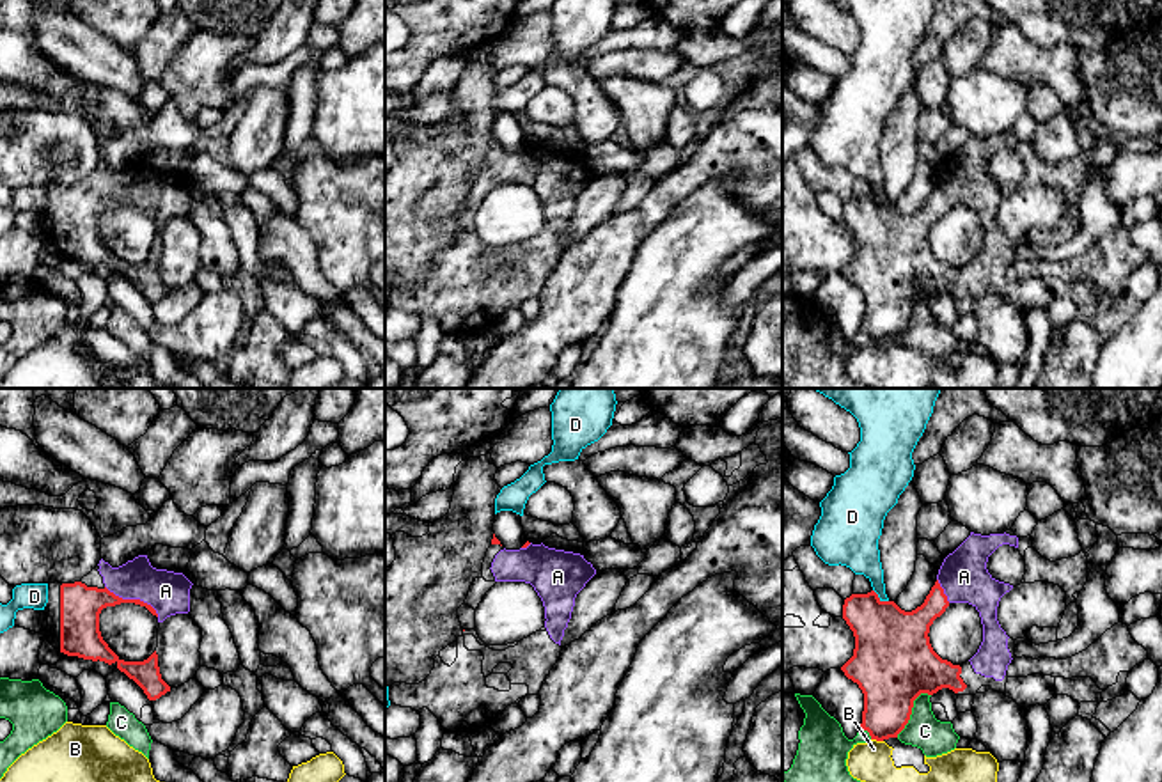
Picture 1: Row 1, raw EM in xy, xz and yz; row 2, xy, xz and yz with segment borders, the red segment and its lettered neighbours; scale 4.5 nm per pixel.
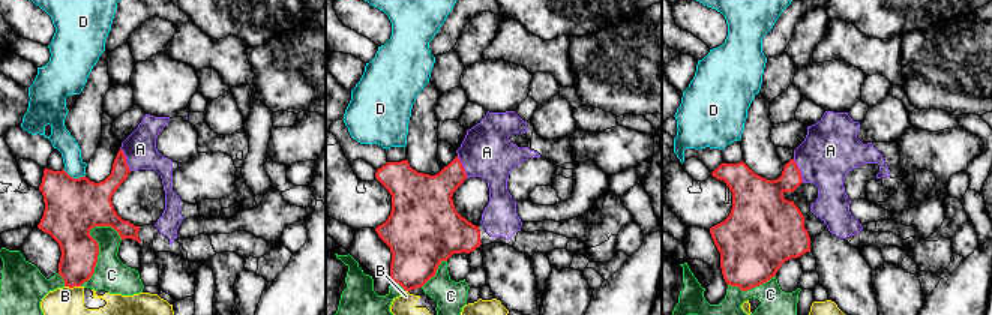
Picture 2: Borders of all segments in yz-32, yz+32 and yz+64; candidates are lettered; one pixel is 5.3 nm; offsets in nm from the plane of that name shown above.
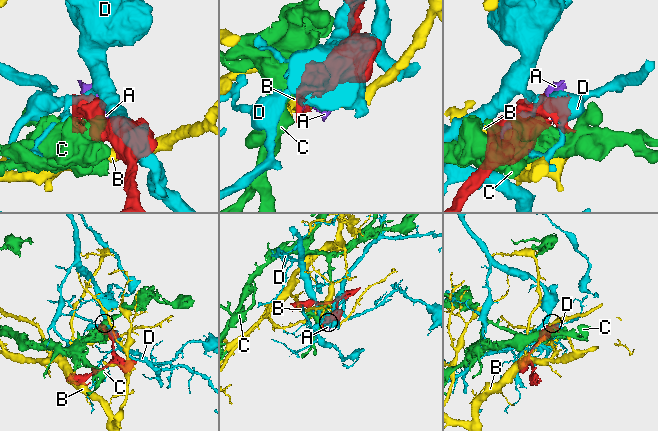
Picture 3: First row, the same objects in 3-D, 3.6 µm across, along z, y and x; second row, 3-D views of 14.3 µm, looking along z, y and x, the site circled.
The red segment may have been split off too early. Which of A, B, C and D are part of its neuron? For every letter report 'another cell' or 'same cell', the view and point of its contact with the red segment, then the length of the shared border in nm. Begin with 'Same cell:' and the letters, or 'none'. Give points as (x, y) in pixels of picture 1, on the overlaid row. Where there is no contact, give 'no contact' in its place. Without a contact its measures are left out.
Same cell: A
A: same cell; meets red in xy at (133, 600); contact 280 nm long
B: another cell; meets red in yz at (877, 740); contact 60 nm long
C: another cell; meets red in yz at (910, 711); contact 260 nm long
D: another cell; meets red in yz at (879, 598); contact 90 nm long

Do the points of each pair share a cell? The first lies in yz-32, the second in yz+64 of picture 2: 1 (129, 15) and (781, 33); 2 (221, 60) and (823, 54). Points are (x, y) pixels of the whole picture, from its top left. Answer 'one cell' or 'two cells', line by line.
1: one cell
2: one cell

